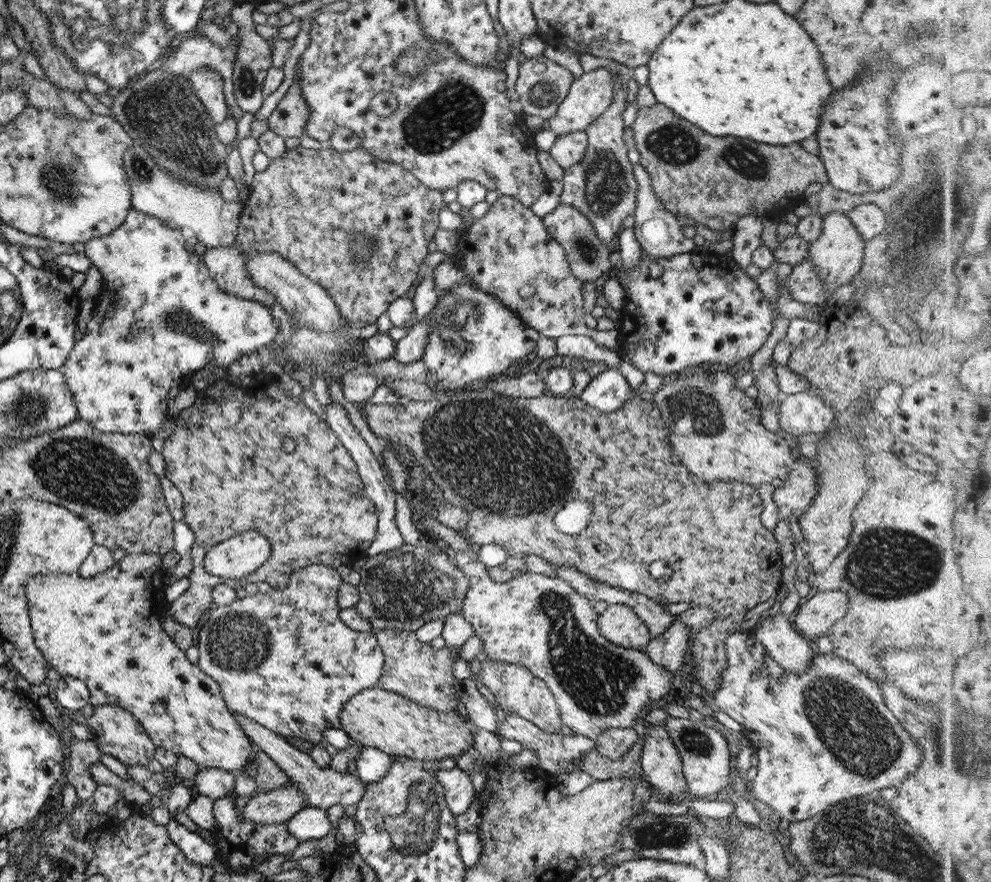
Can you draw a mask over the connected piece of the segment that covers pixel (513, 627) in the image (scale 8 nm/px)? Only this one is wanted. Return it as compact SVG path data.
M477 560L462 562L460 570L469 583L460 615L471 625L472 634L483 642L486 658L520 664L540 678L558 706L562 724L573 734L593 739L607 729L629 728L646 703L665 696L676 683L677 675L651 662L643 650L624 649L603 638L596 625L598 614L593 611L593 602L577 594L563 579L526 571L499 584L489 578L487 568Z

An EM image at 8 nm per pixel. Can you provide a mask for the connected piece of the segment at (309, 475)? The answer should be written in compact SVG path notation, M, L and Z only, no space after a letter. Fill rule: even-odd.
M263 373L241 374L234 378L227 374L222 380L219 379L215 383L208 383L204 389L197 391L194 404L180 410L172 421L175 423L175 427L171 435L163 440L161 451L164 465L166 466L165 476L181 493L183 497L182 509L185 512L183 520L194 534L194 543L189 552L190 559L192 560L191 573L187 576L189 577L189 586L183 593L165 606L166 614L171 616L175 622L191 629L197 624L197 620L201 618L201 614L209 610L209 604L211 604L212 601L212 590L218 584L225 584L225 582L218 581L215 576L207 573L203 569L202 558L205 556L209 547L226 538L235 536L238 532L256 530L259 534L264 535L270 542L271 547L271 552L267 560L263 562L260 568L257 568L249 575L243 576L241 579L237 579L237 582L233 582L233 584L241 584L241 586L249 584L249 582L267 582L270 588L281 590L285 588L287 584L288 575L291 575L291 572L297 571L298 569L310 565L324 565L335 569L340 565L351 565L356 560L367 558L366 550L375 536L378 518L374 504L369 498L364 496L363 483L361 482L361 477L359 476L355 461L351 458L348 450L345 450L345 447L335 437L335 434L328 428L328 425L324 421L319 420L317 415L315 415L302 400L299 400L299 398L295 398L295 400L289 400L289 398L281 400L280 390L272 378L267 378ZM288 436L294 440L293 453L283 451L280 445L281 442L283 442L283 437Z

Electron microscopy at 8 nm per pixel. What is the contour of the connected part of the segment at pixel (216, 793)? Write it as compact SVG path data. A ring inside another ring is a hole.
M203 768L195 774L193 784L198 795L215 802L234 791L234 774L219 768Z

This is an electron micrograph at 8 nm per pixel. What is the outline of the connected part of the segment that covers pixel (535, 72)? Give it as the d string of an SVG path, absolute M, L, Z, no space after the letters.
M542 54L526 58L521 65L518 65L518 74L514 83L515 94L518 96L517 105L521 107L522 113L539 116L545 122L555 114L557 106L567 95L573 79L572 74L566 68L545 58Z

